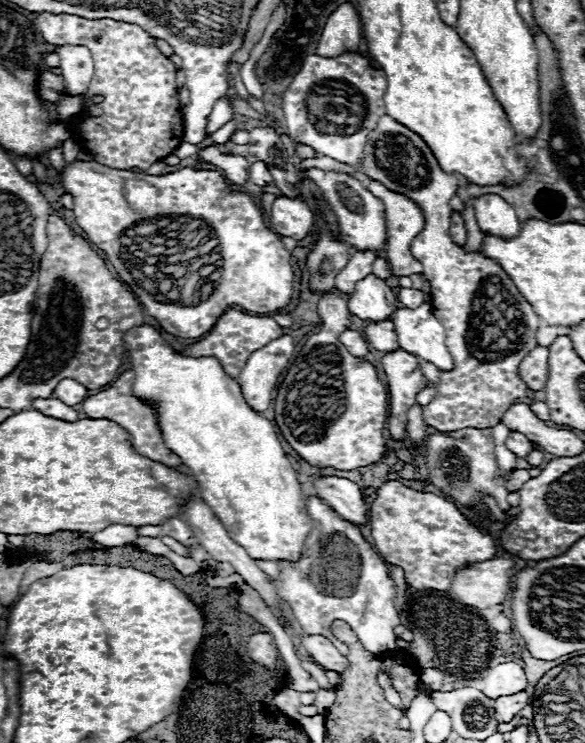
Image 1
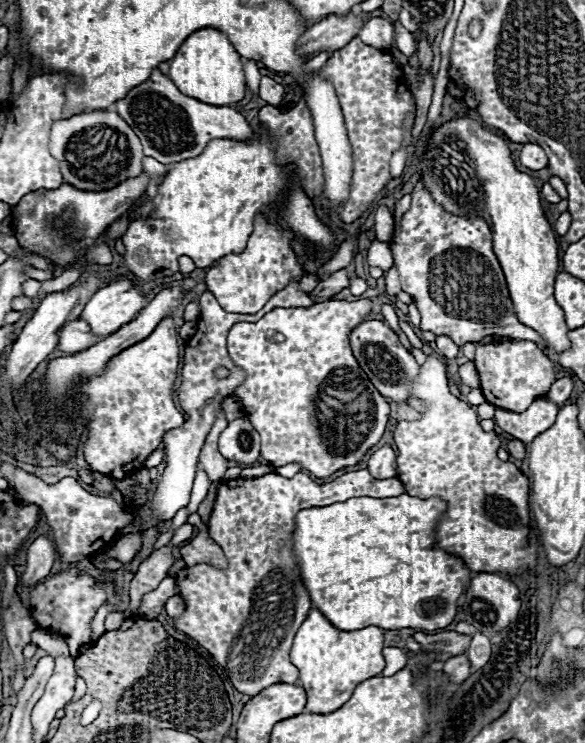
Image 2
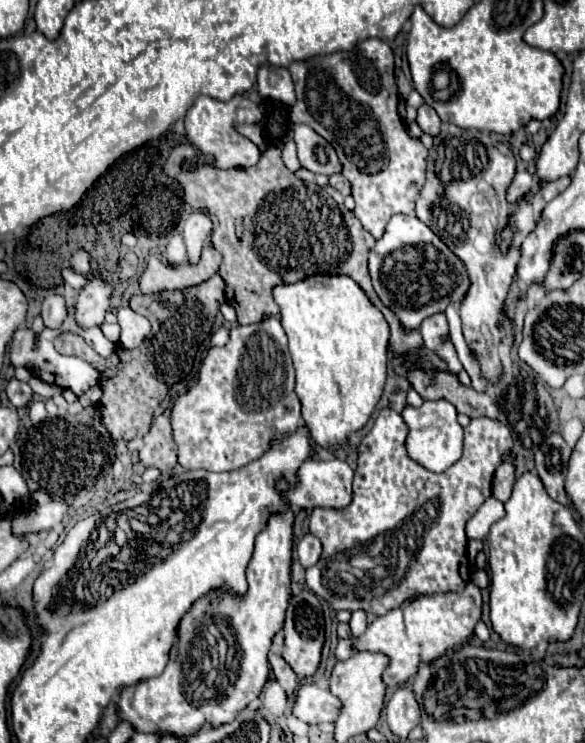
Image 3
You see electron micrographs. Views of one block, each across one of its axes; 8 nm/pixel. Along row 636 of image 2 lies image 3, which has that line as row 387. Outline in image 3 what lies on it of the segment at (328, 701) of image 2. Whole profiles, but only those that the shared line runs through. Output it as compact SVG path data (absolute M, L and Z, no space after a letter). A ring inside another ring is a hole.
M310 276L292 286L278 286L278 288L274 288L274 300L280 306L280 320L282 320L284 332L290 340L290 356L292 356L294 368L296 368L296 388L294 390L302 404L302 418L310 430L310 438L322 448L338 450L338 448L346 446L348 436L352 432L362 430L366 426L372 412L376 410L376 404L380 402L384 382L386 382L386 366L388 366L388 336L390 336L388 324L386 324L384 316L374 308L374 304L370 304L370 300L366 300L366 294L362 292L362 288L358 288L358 284L354 284L354 280L350 280L350 276Z

